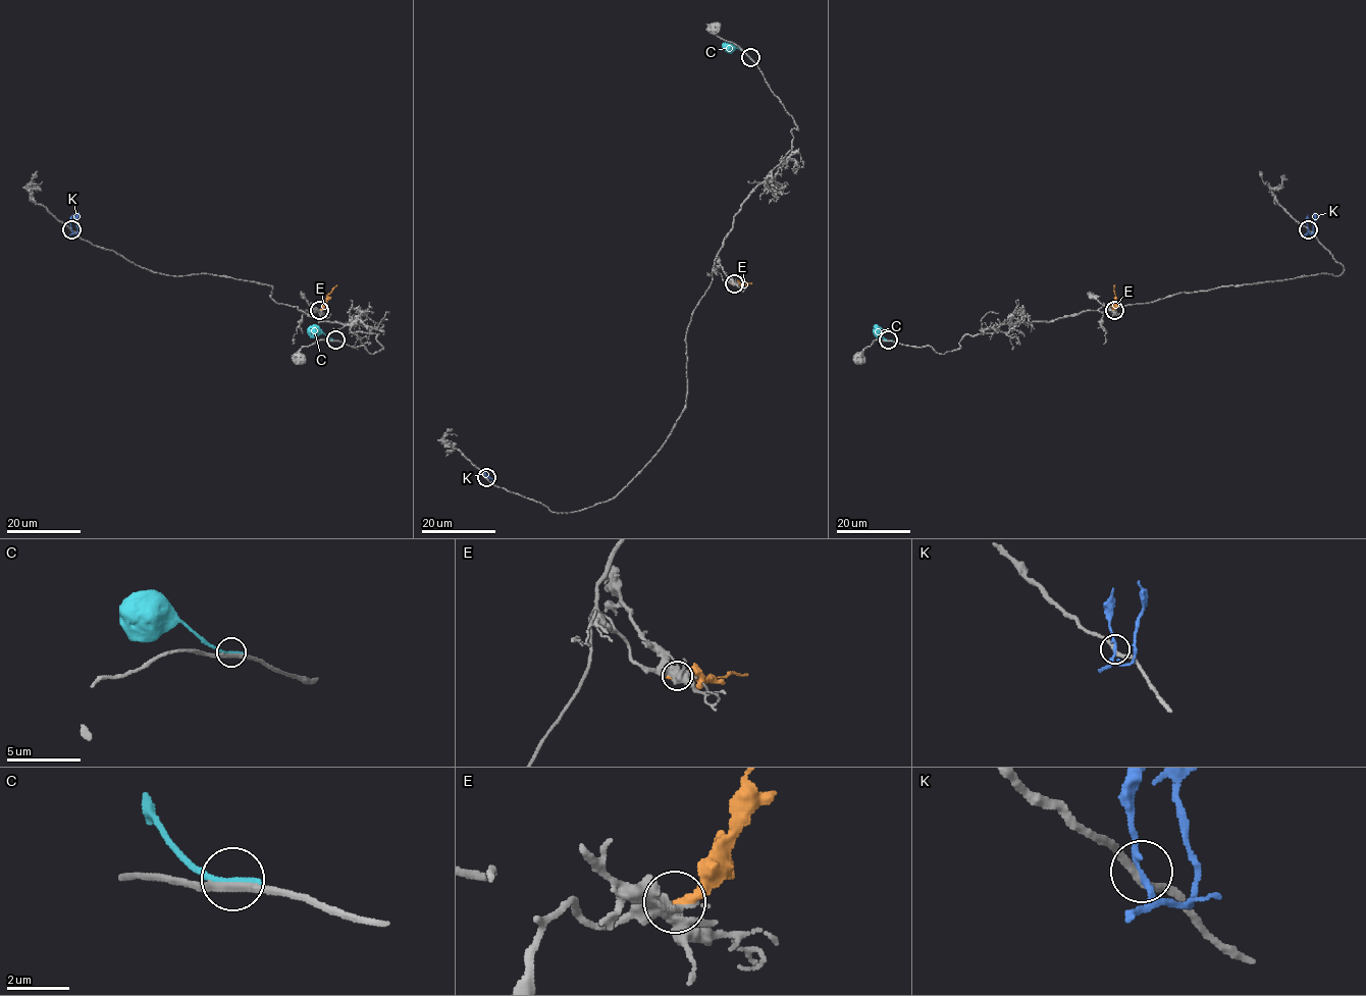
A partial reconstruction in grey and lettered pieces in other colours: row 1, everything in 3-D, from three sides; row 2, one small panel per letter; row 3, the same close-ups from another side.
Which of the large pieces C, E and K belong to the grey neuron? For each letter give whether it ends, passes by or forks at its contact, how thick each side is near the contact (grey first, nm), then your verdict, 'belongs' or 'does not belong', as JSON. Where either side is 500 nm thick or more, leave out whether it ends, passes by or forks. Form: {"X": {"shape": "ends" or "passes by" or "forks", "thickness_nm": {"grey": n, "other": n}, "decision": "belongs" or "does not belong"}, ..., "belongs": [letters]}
{"C": {"shape": "ends", "thickness_nm": {"grey": 240, "other": 240}, "decision": "does not belong"}, "E": {"thickness_nm": {"grey": 550, "other": 320}, "decision": "belongs"}, "K": {"shape": "passes by", "thickness_nm": {"grey": 240, "other": 180}, "decision": "does not belong"}, "belongs": ["E"]}

